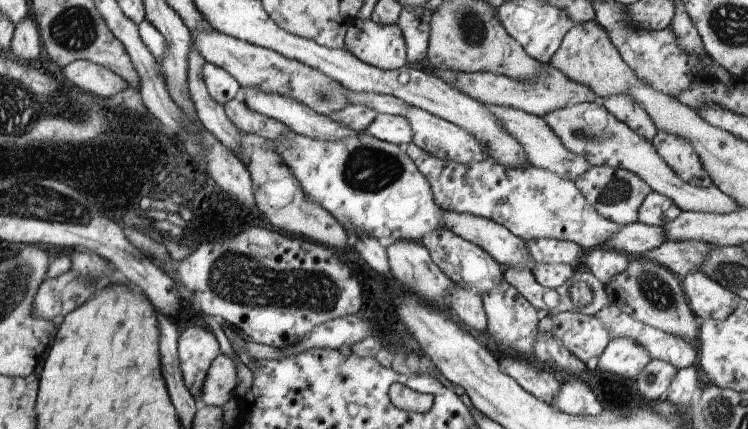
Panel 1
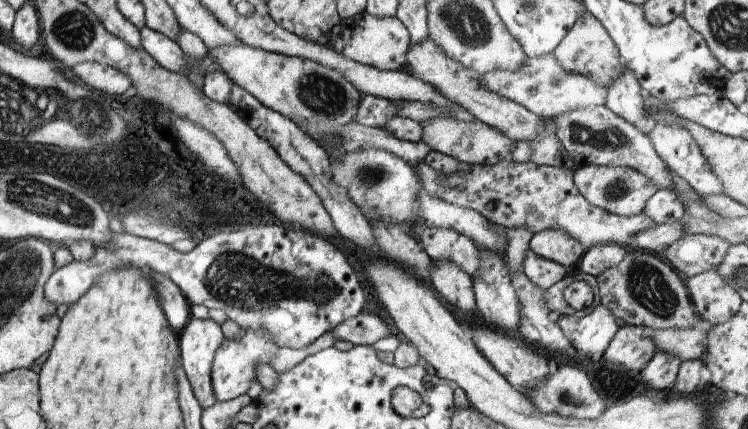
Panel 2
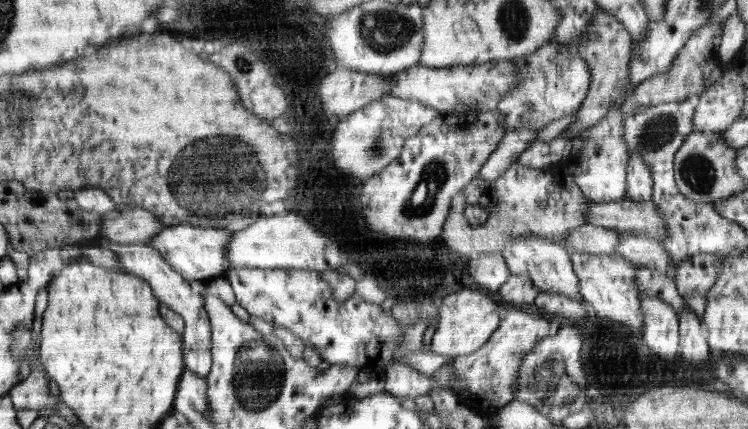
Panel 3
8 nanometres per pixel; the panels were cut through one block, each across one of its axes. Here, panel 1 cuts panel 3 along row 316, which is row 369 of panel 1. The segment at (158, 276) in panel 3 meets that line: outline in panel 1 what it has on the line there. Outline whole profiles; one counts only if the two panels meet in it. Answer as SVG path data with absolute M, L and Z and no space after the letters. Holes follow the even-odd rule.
M194 324L178 337L177 351L185 387L195 399L201 397L209 368L220 354L216 335L212 330Z

